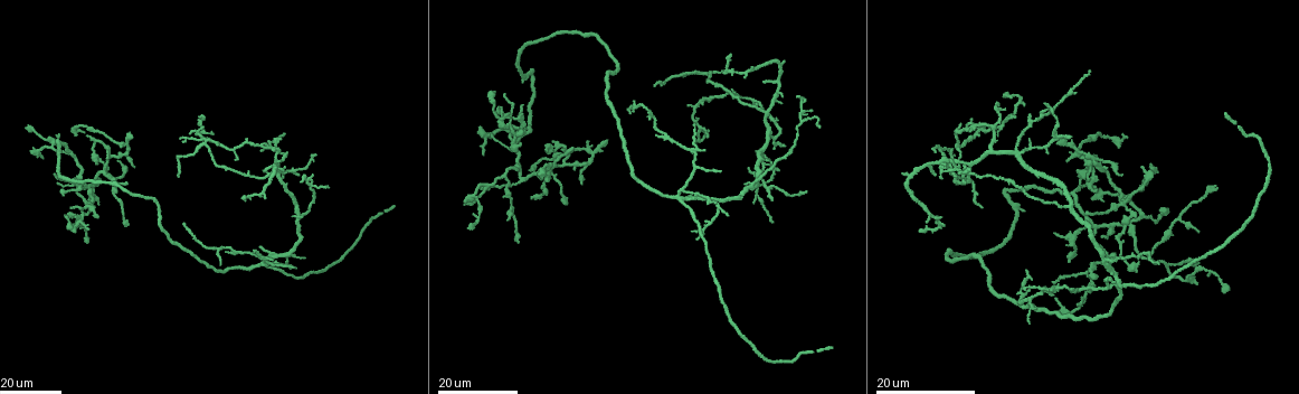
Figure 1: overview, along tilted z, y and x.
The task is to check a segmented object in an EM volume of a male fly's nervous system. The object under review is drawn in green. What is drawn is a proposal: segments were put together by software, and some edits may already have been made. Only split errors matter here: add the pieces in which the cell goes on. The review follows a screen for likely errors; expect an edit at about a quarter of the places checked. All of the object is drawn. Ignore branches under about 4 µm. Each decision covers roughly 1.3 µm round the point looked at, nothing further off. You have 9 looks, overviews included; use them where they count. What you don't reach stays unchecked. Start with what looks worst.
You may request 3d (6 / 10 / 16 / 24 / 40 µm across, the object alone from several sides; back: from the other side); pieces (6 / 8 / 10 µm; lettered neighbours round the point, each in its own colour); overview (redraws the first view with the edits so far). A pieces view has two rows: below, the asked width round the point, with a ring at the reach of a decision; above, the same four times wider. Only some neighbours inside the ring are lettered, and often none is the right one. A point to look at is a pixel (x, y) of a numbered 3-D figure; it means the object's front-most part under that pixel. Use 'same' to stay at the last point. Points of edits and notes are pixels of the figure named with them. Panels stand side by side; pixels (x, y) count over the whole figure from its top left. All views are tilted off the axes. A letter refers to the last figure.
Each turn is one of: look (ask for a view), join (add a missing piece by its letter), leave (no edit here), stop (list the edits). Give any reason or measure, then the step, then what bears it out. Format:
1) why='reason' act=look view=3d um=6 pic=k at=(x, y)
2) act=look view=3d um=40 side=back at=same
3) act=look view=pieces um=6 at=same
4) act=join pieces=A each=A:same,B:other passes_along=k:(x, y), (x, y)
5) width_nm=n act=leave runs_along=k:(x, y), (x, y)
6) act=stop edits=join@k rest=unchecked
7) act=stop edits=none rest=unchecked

why='long arm stops here' act=look view=3d um=16 pic=1 at=(1225, 115)

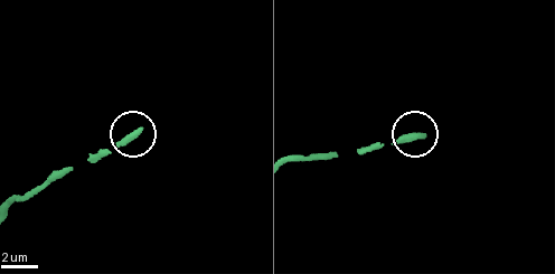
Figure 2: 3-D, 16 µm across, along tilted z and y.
act=look view=pieces um=8 pic=2 at=(140, 130)

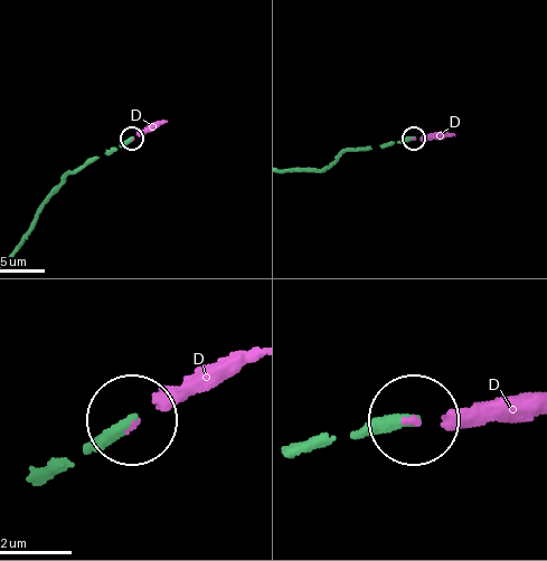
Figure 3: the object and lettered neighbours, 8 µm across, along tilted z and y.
act=join pieces=D each=D:same passes_along=3:(311, 448), (385, 424), (445, 425), (529, 406) found='it goes on there'

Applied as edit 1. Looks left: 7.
why='an open end' act=look view=3d um=24 pic=1 at=(482, 151)

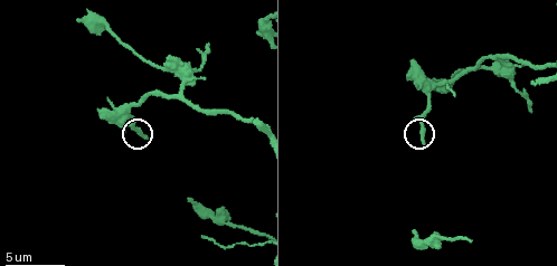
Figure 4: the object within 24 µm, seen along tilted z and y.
act=look view=3d um=6 pic=4 at=(423, 140)

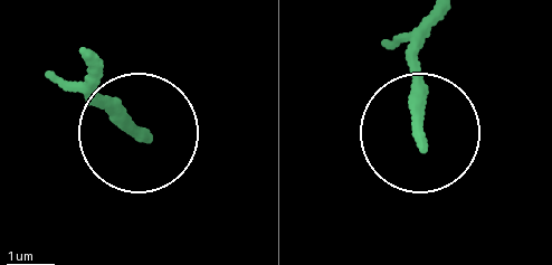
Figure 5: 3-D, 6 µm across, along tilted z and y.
act=look view=pieces um=8 pic=5 at=(143, 133)

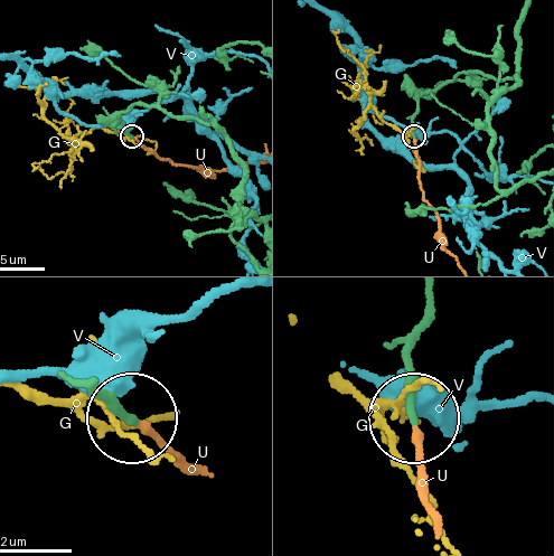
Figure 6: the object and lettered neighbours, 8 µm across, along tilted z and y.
act=join pieces=U each=G:other,U:same,V:other passes_along=6:(415, 115), (422, 195), (435, 213), (439, 242), (456, 258) found='the cell continues'

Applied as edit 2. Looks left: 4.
why='an open end' act=look view=3d um=6 pic=4 at=(79, 20)

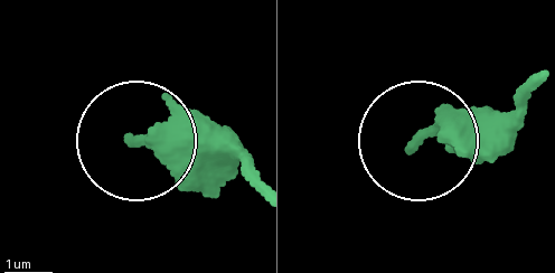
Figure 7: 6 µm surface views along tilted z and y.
act=look view=pieces um=10 pic=7 at=(410, 147)

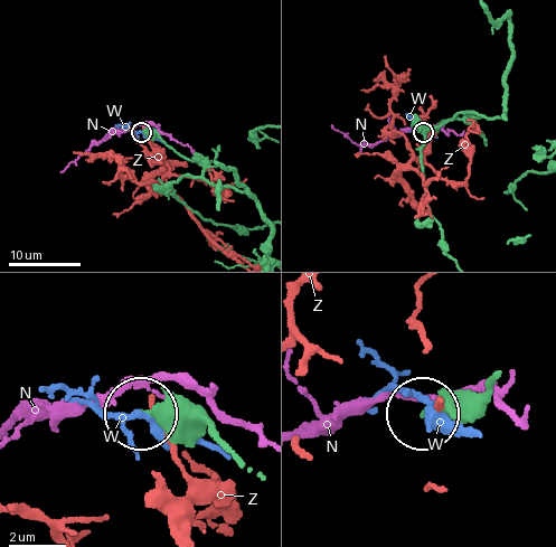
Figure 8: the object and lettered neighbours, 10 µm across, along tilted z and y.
act=leave each=N:other,W:other,Z:other runs_along=8:(233, 189), (211, 185), (201, 164), (141, 131) found='no lettered piece goes on from it'

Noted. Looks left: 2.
act=stop edits=join@3,join@6 rest=unchecked

